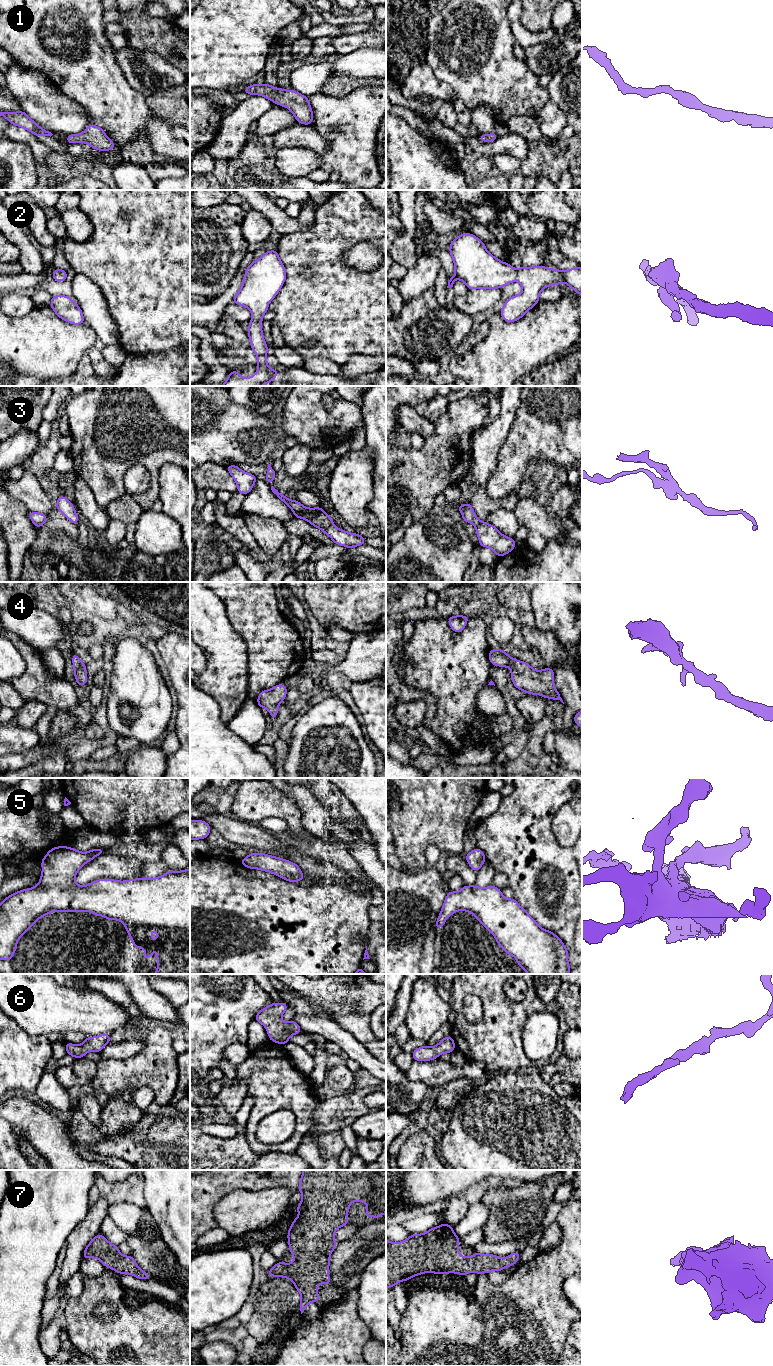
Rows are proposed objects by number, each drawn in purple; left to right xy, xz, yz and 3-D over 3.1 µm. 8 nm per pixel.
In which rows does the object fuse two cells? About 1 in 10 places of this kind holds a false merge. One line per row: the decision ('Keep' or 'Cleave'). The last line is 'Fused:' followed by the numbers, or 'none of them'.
1: Keep
2: Keep
3: Keep
4: Keep
5: Keep
6: Keep
7: Keep
Fused: none of them

